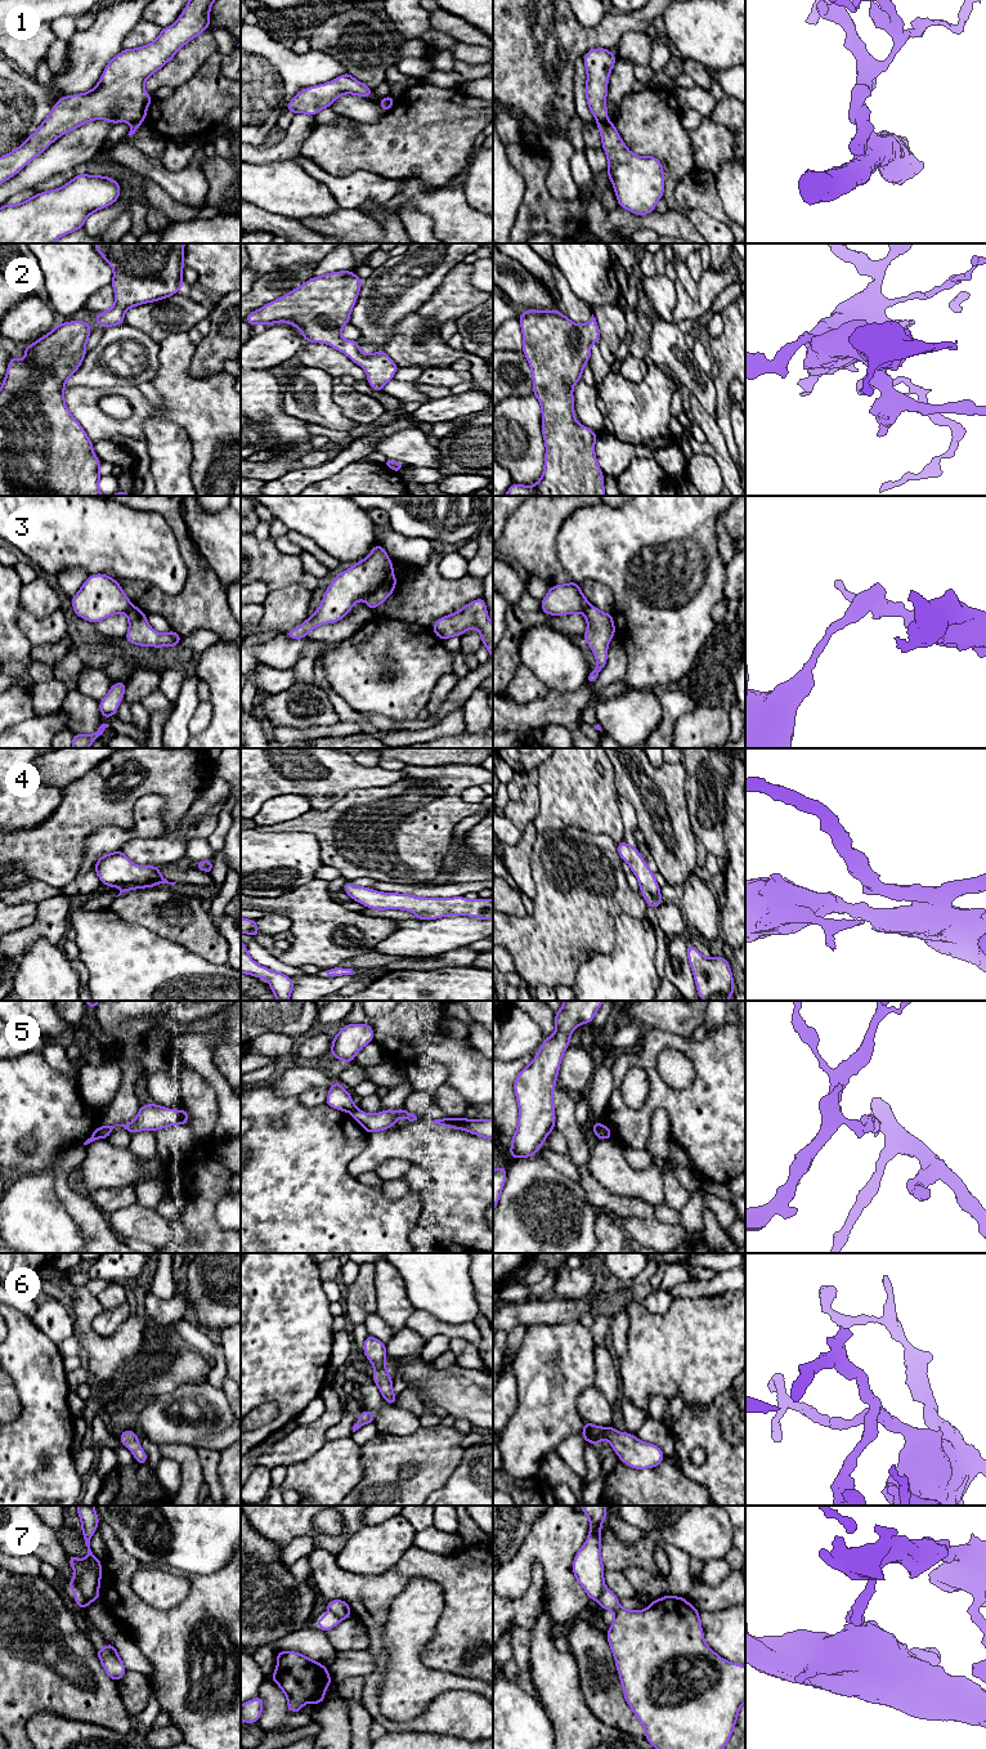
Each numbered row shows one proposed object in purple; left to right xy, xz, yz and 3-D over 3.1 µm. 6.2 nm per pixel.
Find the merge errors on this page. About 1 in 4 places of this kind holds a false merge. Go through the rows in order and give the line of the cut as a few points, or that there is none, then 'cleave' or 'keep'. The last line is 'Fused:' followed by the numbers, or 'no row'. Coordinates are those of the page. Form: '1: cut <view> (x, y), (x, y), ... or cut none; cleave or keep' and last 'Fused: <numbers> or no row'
1: cut yz (606, 119), (597, 122); cleave
2: cut none; keep
3: cut xz (391, 571), (367, 599); cleave
4: cut none; keep
5: cut xy (99, 1126), (101, 1137); cleave
6: cut none; keep
7: cut xy (72, 1588), (90, 1601); cleave
Fused: 1, 3, 5, 7

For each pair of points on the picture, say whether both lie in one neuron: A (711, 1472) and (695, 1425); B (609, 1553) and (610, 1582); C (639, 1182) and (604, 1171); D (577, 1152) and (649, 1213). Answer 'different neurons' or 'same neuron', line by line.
A: same neuron
B: different neurons
C: same neuron
D: same neuron

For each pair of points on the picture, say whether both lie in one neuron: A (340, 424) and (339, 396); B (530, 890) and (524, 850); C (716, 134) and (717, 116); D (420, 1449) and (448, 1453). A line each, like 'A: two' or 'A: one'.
A: two
B: one
C: two
D: one

